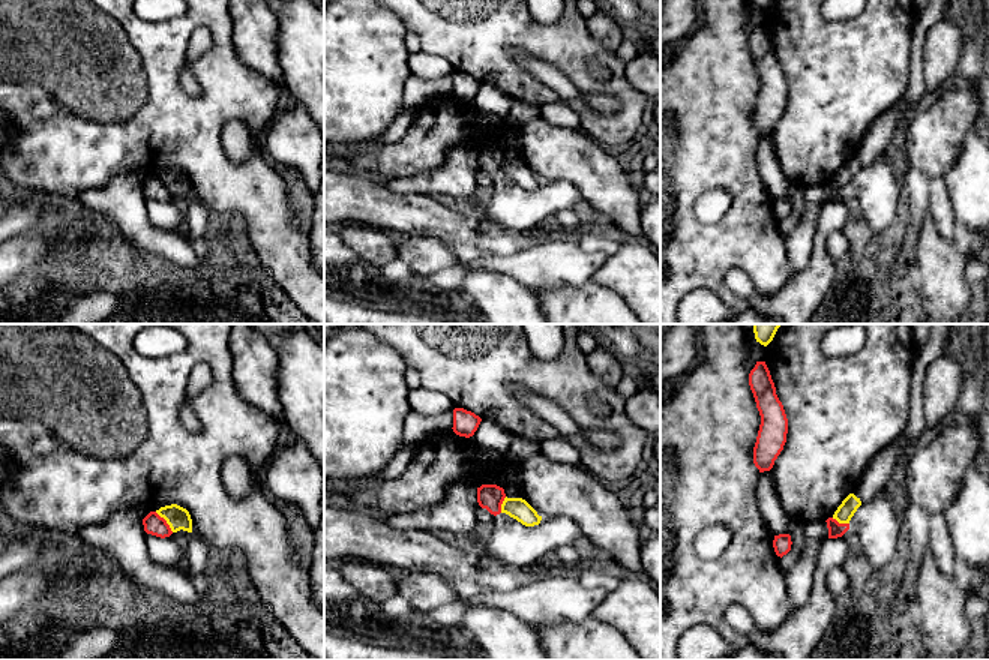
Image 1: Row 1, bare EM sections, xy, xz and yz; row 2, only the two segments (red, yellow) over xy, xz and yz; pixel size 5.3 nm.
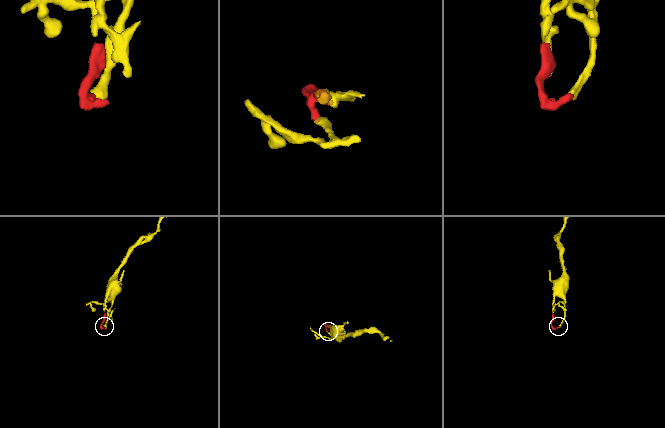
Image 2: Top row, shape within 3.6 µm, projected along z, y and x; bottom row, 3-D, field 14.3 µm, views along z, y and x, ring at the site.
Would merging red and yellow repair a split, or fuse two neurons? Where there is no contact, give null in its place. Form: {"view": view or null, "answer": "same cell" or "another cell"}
{"view": "xy", "answer": "another cell"}

